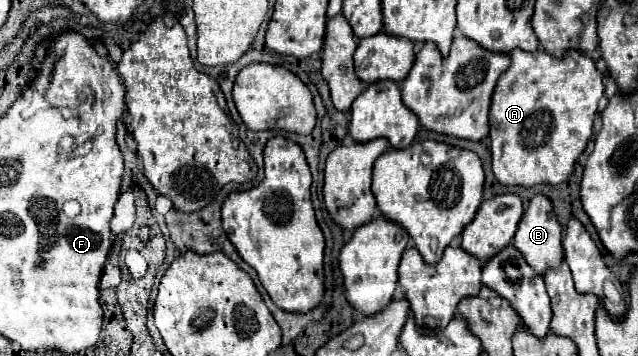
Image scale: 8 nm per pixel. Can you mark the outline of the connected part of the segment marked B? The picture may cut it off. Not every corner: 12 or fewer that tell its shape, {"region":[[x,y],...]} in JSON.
{"region":[[538,194],[518,224],[514,246],[544,274],[564,258],[562,226]]}

